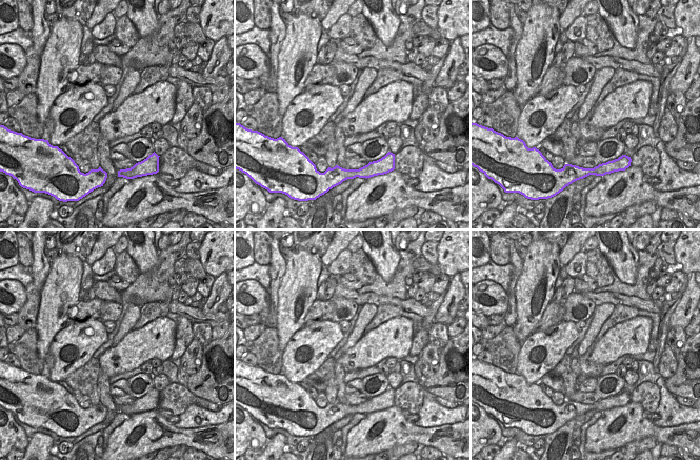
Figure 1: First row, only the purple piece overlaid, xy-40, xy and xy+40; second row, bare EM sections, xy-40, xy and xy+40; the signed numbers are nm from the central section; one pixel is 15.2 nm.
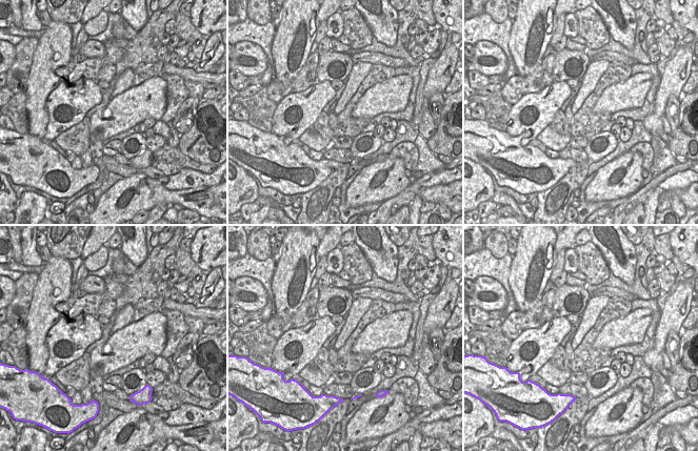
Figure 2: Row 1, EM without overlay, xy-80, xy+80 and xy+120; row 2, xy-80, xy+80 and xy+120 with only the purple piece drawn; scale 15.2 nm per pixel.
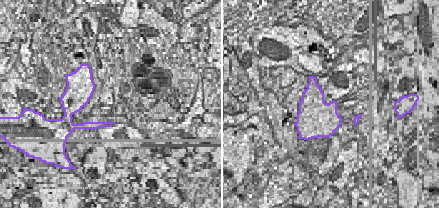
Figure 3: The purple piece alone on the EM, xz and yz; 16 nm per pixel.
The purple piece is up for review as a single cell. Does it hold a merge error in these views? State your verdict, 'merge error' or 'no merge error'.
no merge error

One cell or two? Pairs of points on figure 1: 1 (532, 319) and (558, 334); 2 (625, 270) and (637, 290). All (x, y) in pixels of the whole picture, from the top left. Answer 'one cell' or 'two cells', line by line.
1: two cells
2: two cells

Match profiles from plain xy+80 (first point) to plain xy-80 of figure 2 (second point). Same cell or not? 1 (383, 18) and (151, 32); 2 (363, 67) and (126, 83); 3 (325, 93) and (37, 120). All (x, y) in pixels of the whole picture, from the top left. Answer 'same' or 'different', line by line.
1: different
2: same
3: different

